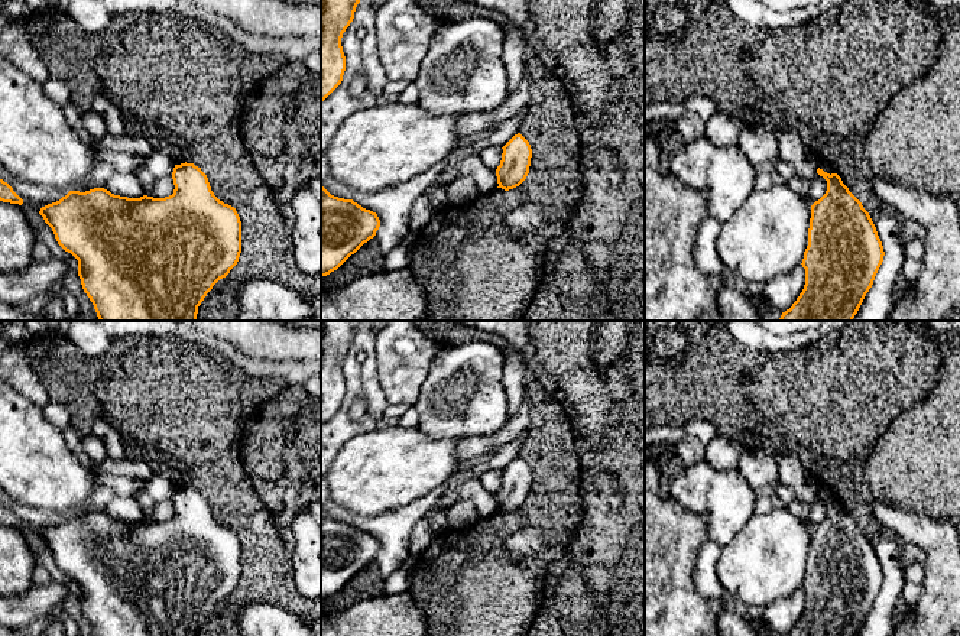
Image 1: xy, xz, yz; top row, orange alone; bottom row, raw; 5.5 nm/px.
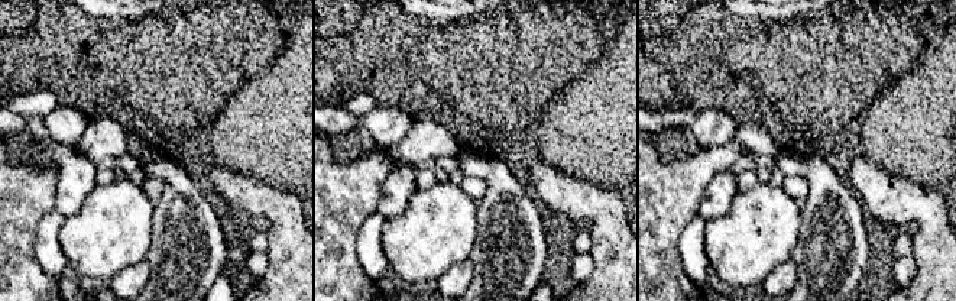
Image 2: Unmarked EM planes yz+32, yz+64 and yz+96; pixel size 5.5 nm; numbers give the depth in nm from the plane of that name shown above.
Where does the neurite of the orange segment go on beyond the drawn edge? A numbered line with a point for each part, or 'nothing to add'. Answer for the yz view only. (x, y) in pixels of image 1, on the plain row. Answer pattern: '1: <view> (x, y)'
nothing to add

